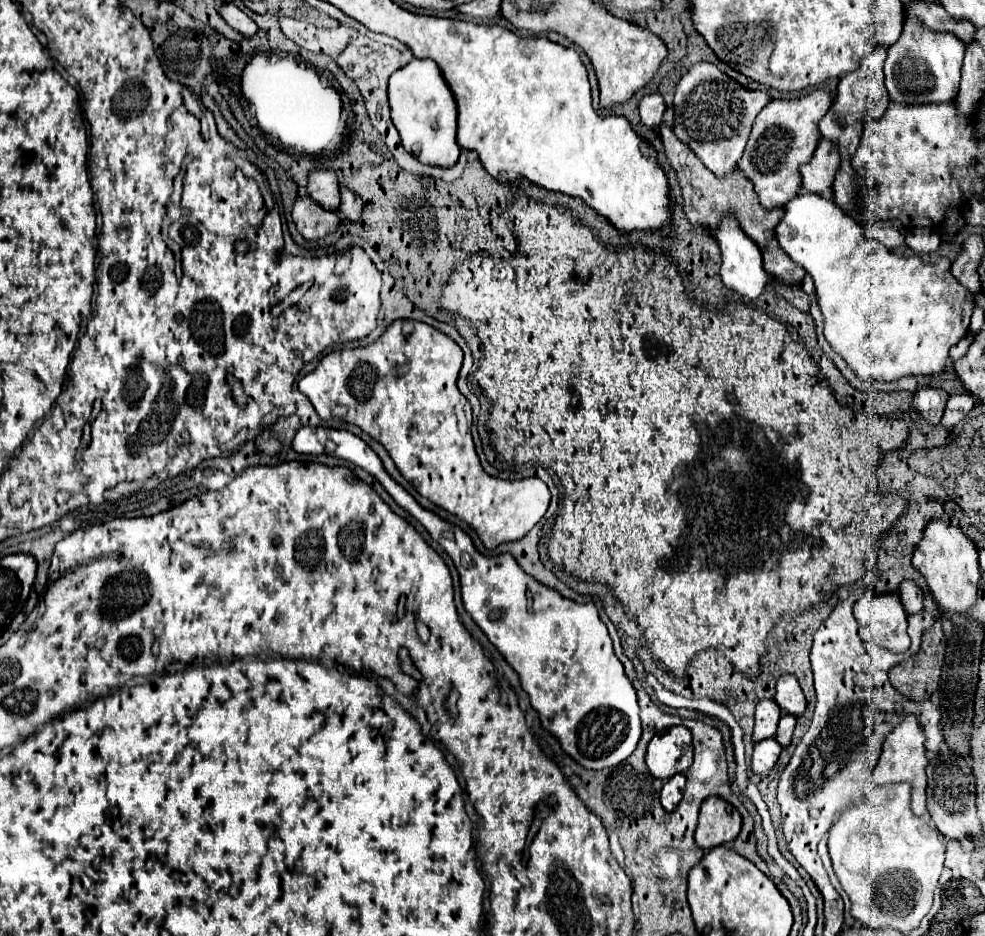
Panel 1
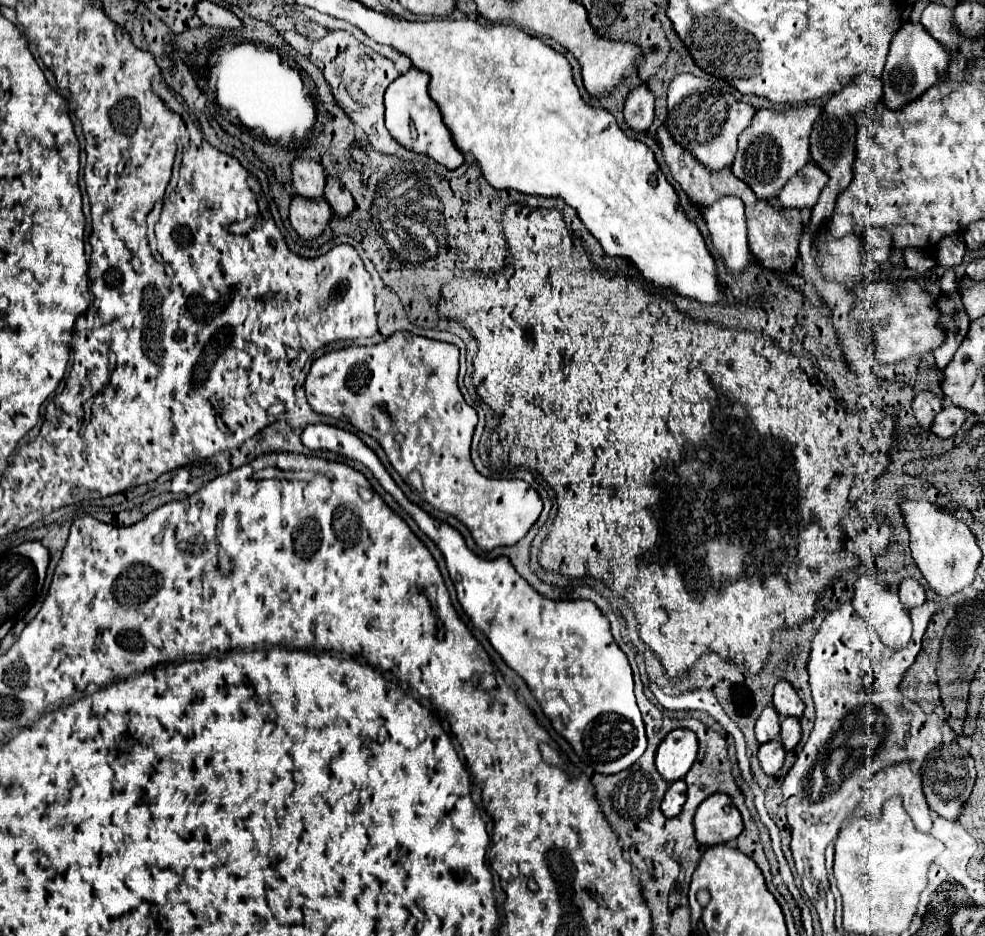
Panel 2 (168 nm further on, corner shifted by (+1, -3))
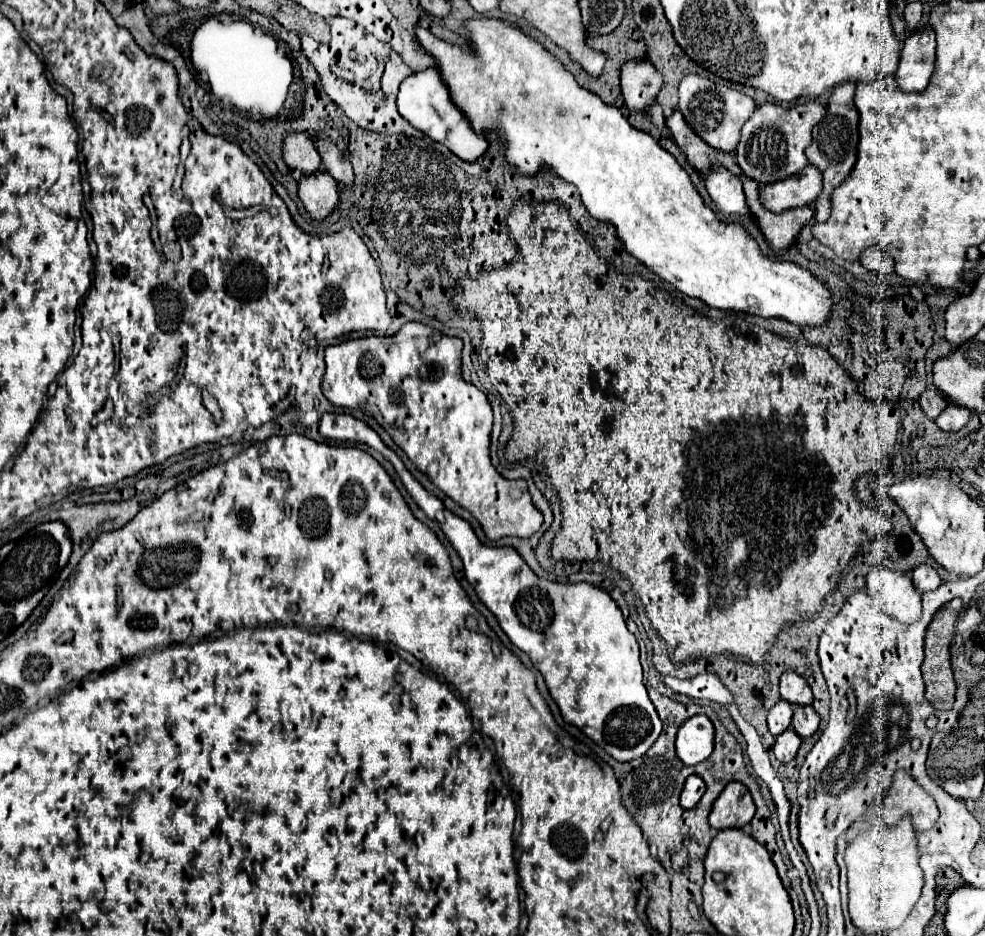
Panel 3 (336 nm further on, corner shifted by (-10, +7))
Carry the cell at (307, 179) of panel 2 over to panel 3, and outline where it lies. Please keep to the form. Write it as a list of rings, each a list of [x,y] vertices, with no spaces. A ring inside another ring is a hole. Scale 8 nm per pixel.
[[[288,133],[282,139],[282,157],[290,169],[300,169],[304,175],[312,175],[322,163],[314,141],[306,133]]]

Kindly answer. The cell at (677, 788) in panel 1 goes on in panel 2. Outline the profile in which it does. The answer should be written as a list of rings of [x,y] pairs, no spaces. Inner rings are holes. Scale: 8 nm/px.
[[[683,779],[669,785],[669,789],[665,791],[663,803],[661,803],[661,811],[665,817],[675,817],[681,813],[681,807],[685,803],[685,789],[687,789],[687,785]]]

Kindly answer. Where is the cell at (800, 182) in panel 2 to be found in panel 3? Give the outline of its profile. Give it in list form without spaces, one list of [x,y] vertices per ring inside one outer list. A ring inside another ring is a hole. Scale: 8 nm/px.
[[[806,165],[798,175],[758,187],[758,193],[768,211],[782,213],[788,209],[812,205],[820,195],[820,187],[820,171],[816,171],[816,167],[812,165]]]

